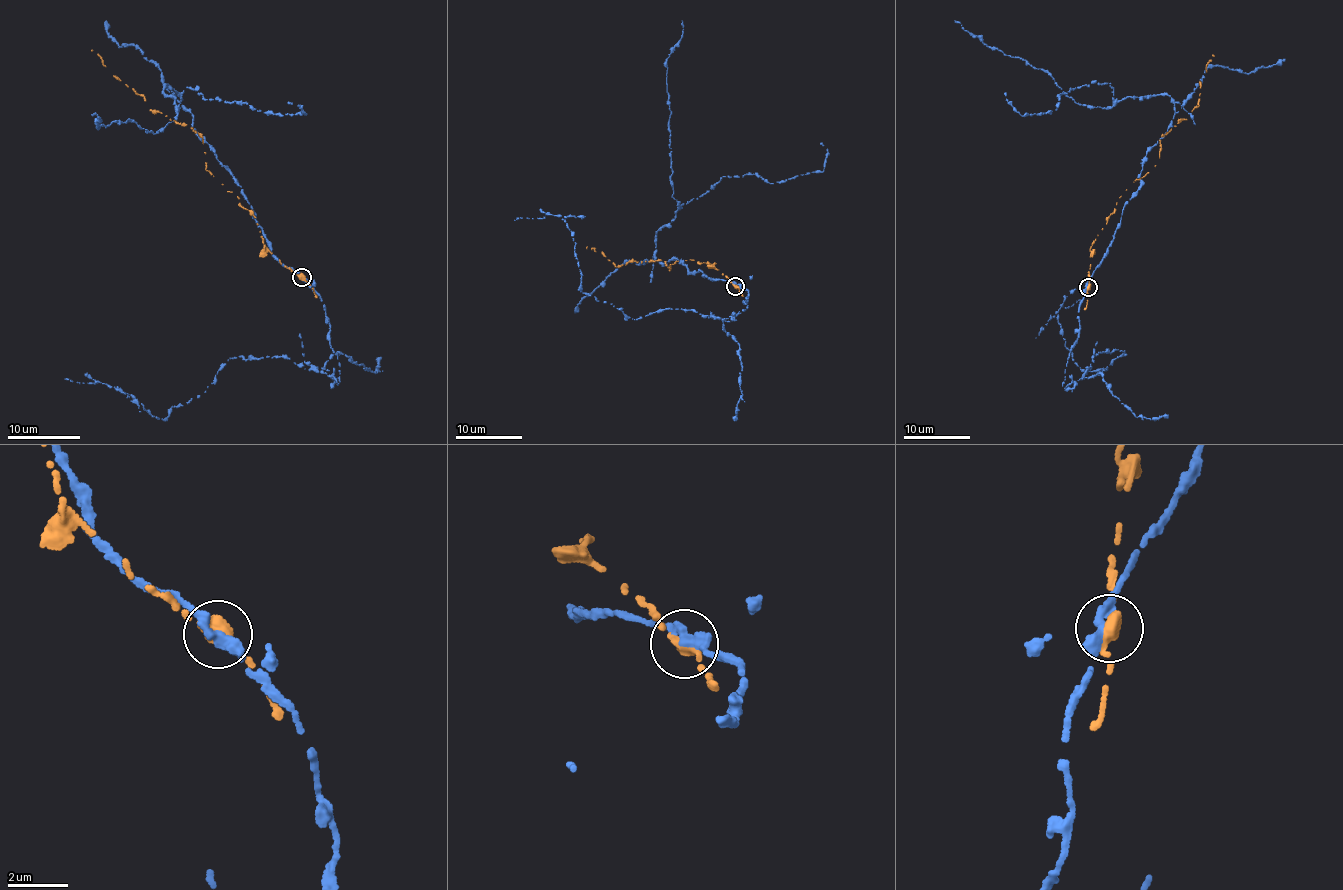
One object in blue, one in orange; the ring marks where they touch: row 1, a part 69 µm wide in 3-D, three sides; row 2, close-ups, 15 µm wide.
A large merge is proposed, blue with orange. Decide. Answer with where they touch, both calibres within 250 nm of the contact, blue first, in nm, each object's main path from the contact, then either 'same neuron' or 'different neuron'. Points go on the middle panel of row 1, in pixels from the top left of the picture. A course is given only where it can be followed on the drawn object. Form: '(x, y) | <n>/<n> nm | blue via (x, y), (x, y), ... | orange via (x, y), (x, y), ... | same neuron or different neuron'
(735, 286) | 500/360 nm | blue via (736, 285), (678, 260), (658, 262), (656, 232), (722, 176), (758, 174), (772, 184), (822, 172), (821, 142) | orange via (736, 286), (715, 262), (677, 261), (669, 270), (657, 259), (616, 266), (587, 248) | different neuron

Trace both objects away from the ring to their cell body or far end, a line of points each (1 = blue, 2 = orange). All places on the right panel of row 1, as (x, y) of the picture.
1: (1087, 288), (1173, 119), (1170, 96), (1118, 100), (1095, 82), (1023, 117), (1004, 92)
2: (1088, 288), (1090, 246), (1120, 196), (1159, 157), (1162, 135), (1198, 106), (1200, 83), (1213, 55)

